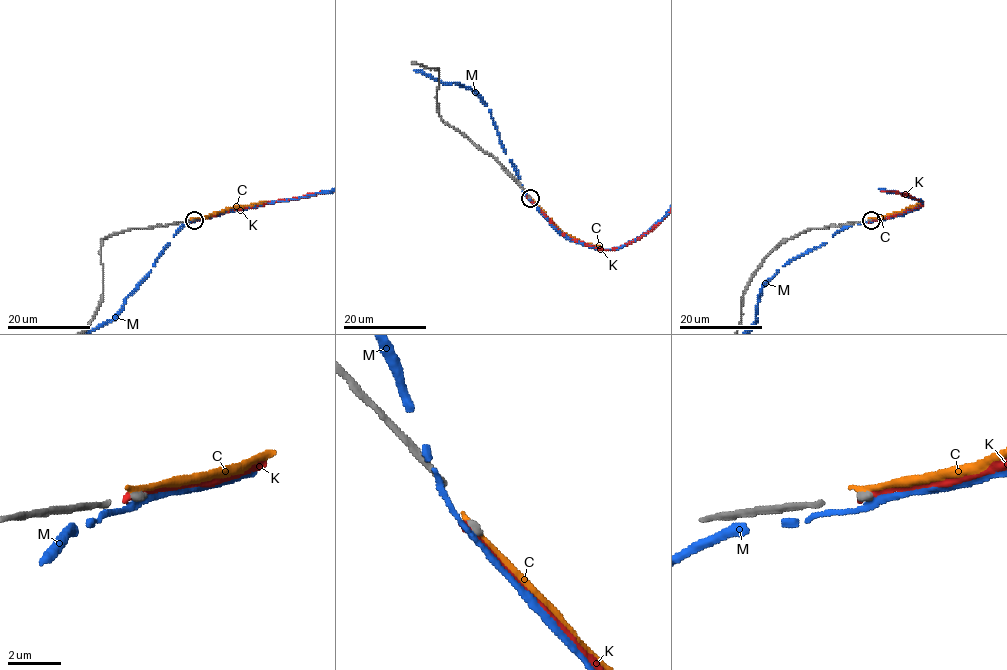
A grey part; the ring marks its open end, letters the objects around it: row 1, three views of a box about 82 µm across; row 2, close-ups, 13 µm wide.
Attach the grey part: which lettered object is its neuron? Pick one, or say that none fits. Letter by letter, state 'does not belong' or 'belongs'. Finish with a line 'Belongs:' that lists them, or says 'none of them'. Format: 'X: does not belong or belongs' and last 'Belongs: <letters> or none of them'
C: does not belong
K: does not belong
M: does not belong
Belongs: none of them

